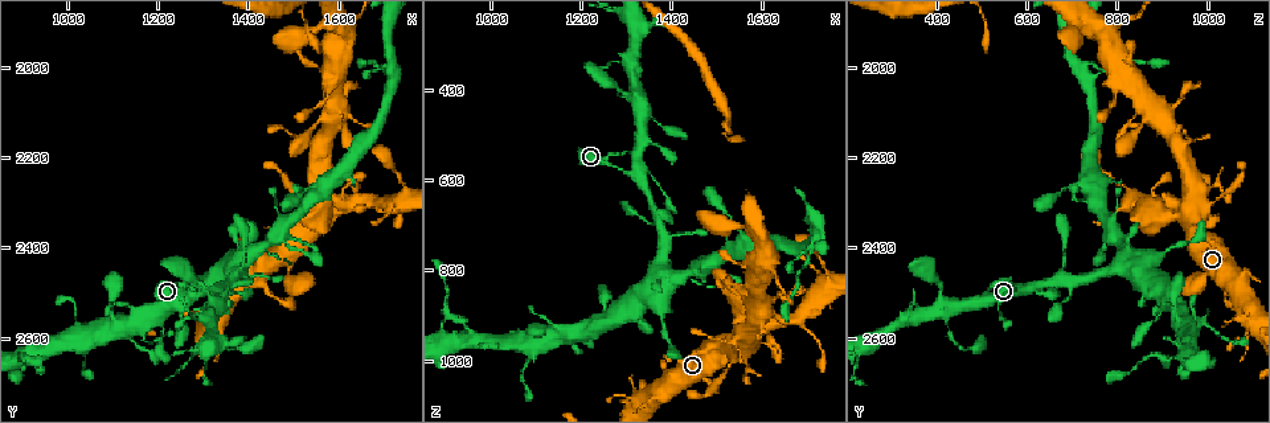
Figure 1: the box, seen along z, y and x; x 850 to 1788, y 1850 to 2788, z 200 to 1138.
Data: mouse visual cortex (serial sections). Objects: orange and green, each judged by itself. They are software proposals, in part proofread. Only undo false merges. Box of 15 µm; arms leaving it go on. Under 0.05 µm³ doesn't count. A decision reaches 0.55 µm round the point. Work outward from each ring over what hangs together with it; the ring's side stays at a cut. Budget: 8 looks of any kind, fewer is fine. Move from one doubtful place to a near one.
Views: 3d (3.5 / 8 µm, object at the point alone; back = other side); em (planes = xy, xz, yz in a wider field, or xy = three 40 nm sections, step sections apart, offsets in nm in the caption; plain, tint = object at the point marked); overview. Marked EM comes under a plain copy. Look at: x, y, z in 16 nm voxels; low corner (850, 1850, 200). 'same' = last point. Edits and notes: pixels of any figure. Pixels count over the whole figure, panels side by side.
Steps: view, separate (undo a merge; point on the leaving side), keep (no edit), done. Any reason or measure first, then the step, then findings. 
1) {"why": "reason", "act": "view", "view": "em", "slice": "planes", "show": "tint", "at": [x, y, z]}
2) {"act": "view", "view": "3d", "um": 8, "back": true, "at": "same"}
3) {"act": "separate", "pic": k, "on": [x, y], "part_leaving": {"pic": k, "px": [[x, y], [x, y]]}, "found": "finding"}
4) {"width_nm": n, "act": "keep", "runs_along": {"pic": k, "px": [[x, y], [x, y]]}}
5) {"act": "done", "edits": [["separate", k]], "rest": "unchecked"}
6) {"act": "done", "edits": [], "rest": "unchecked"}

{"why": "arms run side by side", "act": "view", "view": "3d", "um": 3.5, "at": [1320, 2495, 585]}

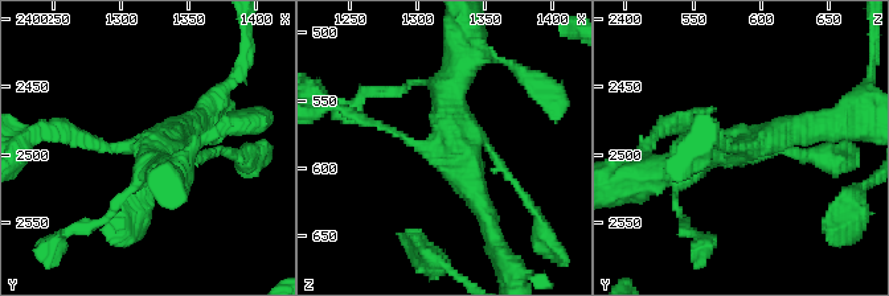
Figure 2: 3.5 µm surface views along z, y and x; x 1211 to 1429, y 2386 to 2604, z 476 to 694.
{"act": "keep", "runs_along": {"pic": 2, "px": [[375, 122], [459, 159], [488, 221]]}, "found": "continuous, no second cell"}

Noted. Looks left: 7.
{"why": "thick turns thin", "act": "view", "view": "3d", "um": 8, "at": [1385, 2400, 690]}

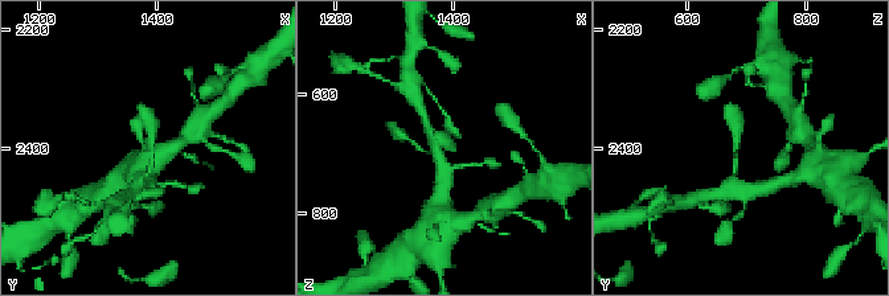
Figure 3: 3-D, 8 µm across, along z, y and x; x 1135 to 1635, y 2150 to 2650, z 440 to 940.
{"arm_widths_nm": [200, 350], "why": "shape alone is not enough", "act": "view", "view": "em", "slice": "planes", "show": "tint", "at": [1390, 2405, 685]}

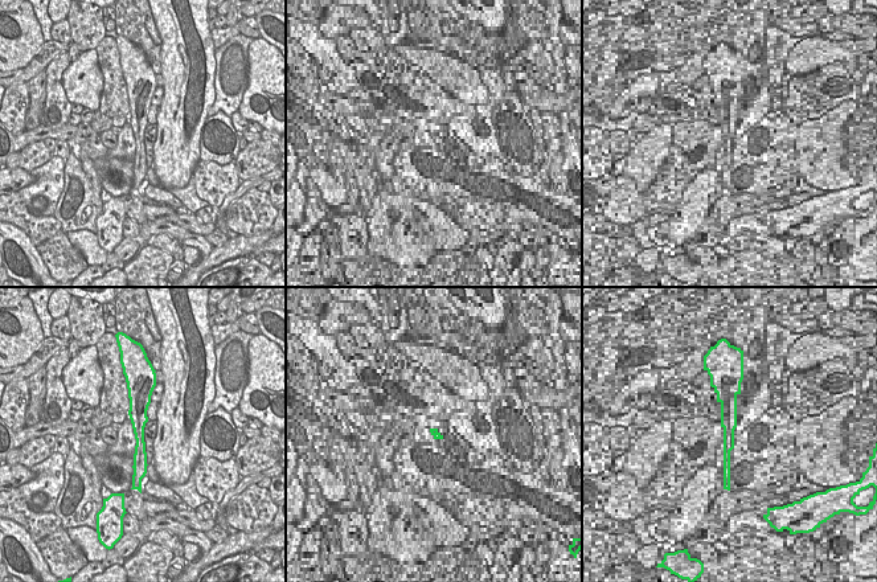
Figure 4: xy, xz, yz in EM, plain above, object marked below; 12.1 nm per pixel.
{"act": "keep", "runs_along": {"pic": 3, "px": [[138, 185], [151, 165], [144, 112]]}, "found": "continuous, no second cell"}

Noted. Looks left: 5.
{"why": "sharp bend", "act": "view", "view": "3d", "um": 8, "at": [1715, 2020, 735]}

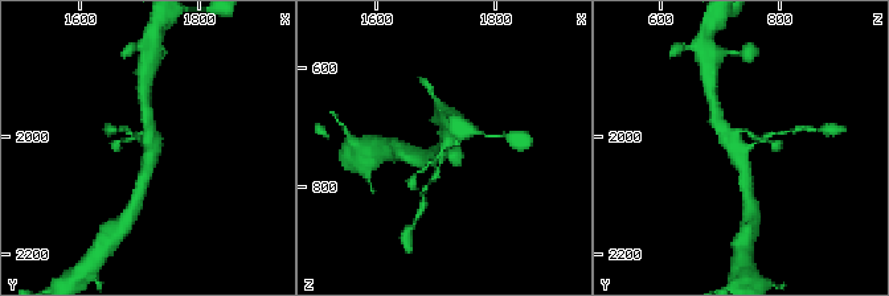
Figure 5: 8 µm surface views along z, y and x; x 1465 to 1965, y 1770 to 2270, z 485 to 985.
{"why": "shape alone is not enough", "act": "view", "view": "em", "slice": "xy", "step": 3, "show": "tint", "at": [1720, 2020, 735]}

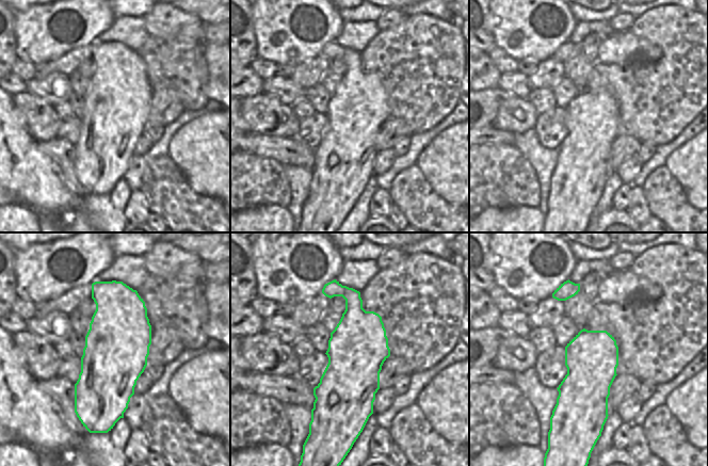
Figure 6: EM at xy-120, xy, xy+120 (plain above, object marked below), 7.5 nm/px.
{"act": "separate", "pic": 5, "on": [433, 179], "part_leaving": {"pic": 5, "px": [[439, 163], [425, 188], [421, 210]]}, "found": "a second cell is stuck on"}

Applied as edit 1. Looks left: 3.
{"act": "done", "edits": [["separate", 5]], "rest": "unchecked"}

